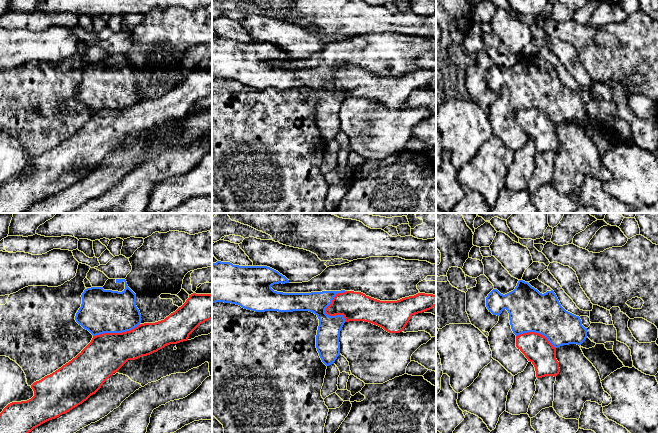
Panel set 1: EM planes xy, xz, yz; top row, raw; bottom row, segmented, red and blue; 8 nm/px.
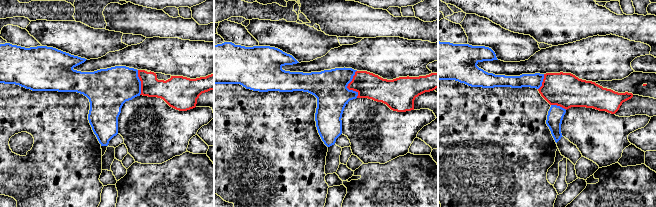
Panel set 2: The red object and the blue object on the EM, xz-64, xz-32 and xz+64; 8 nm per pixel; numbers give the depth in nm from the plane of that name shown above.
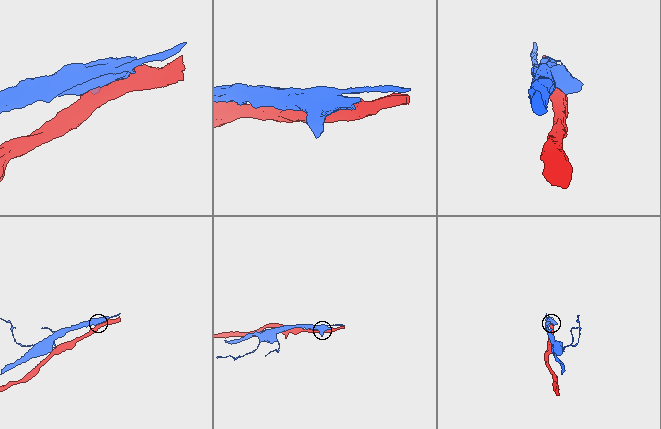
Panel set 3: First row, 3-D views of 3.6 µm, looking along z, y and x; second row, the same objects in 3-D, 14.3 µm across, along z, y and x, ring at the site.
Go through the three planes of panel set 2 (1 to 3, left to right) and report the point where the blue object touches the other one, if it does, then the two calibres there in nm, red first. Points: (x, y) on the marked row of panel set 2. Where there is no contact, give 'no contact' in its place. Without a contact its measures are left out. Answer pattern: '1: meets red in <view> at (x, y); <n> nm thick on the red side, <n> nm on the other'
1: meets red in xz-64 at (141, 82); 190 nm thick on the red side, 320 nm on the other
2: meets red in xz-32 at (347, 86); 200 nm thick on the red side, 280 nm on the other
3: meets red in xz+64 at (542, 82); 280 nm thick on the red side, 110 nm on the other

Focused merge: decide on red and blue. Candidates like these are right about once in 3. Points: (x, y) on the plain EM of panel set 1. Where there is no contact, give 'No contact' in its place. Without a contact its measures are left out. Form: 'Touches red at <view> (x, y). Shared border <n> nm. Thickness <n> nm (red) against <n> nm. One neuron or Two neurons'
Touches red at xz (332, 76). Shared border 260 nm. Thickness 240 nm (red) against 180 nm. Two neurons

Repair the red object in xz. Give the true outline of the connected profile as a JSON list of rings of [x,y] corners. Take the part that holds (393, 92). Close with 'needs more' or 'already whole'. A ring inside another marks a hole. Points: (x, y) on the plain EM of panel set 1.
[[[361,68],[338,69],[326,84],[329,92],[343,91],[345,98],[364,97],[383,104],[389,109],[404,106],[412,91],[436,82],[436,71],[418,69],[397,77],[380,77]]]; already whole

